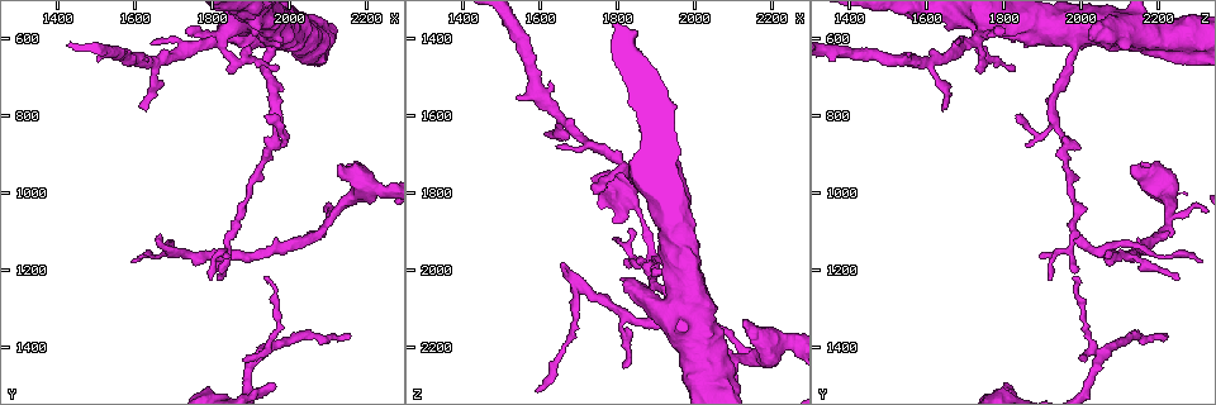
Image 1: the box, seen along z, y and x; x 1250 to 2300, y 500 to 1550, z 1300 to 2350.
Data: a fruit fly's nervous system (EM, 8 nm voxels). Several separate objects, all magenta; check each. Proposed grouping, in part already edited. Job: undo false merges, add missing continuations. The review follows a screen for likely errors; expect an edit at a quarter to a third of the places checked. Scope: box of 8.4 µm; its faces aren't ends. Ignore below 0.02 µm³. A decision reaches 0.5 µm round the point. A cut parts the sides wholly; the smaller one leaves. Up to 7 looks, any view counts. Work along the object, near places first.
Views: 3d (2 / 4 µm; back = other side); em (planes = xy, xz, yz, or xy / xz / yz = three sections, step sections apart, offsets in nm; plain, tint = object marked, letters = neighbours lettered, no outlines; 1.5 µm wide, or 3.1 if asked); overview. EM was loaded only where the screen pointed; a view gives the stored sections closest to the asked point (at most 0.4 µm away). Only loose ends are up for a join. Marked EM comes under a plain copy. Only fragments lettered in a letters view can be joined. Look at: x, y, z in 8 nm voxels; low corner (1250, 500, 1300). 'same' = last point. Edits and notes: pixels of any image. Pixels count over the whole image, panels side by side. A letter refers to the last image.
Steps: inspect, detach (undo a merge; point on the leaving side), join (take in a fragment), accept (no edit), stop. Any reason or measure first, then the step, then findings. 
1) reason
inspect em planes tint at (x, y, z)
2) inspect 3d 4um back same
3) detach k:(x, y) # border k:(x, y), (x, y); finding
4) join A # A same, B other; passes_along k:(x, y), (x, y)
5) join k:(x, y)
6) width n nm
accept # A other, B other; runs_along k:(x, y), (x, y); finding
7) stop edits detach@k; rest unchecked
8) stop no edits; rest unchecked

thick end
inspect em planes letters at (1810, 595, 2020)

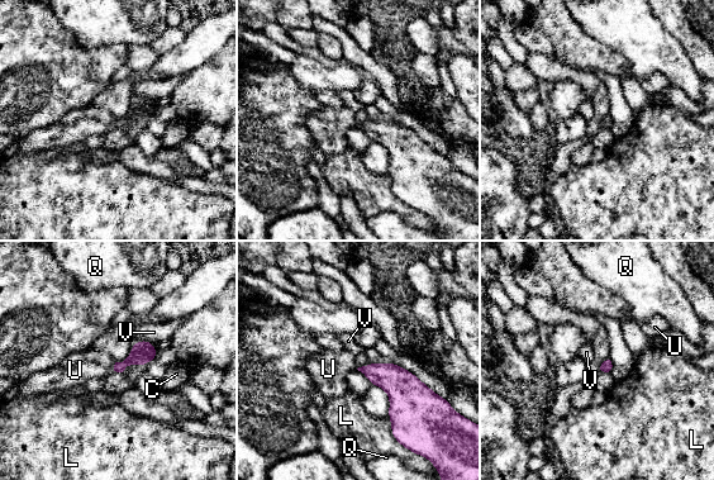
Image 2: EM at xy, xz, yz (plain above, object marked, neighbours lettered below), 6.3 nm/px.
join U # C other, L other, Q other, U same, V other; it goes on there

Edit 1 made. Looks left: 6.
redraw
inspect overview

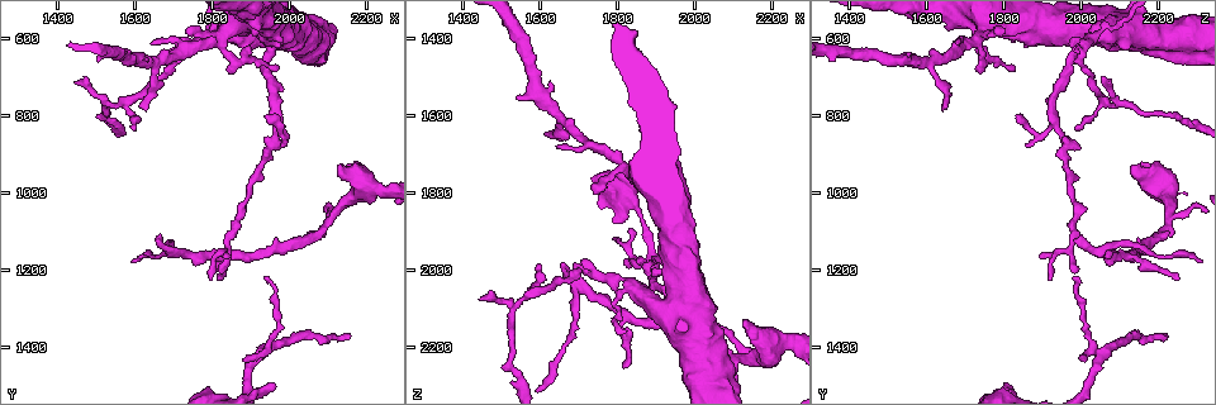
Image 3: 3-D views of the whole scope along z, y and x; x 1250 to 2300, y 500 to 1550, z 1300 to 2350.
inspect em planes letters at (1670, 1115, 2000)

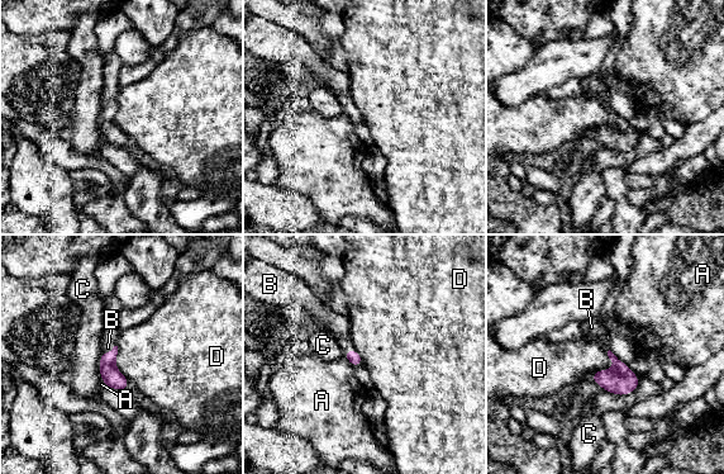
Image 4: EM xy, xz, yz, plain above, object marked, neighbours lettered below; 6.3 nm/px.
join B # A other, B same, C other, D other; passes_along 4:(351, 355), (348, 350), (339, 326); it goes on there

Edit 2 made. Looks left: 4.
see it whole again
inspect overview

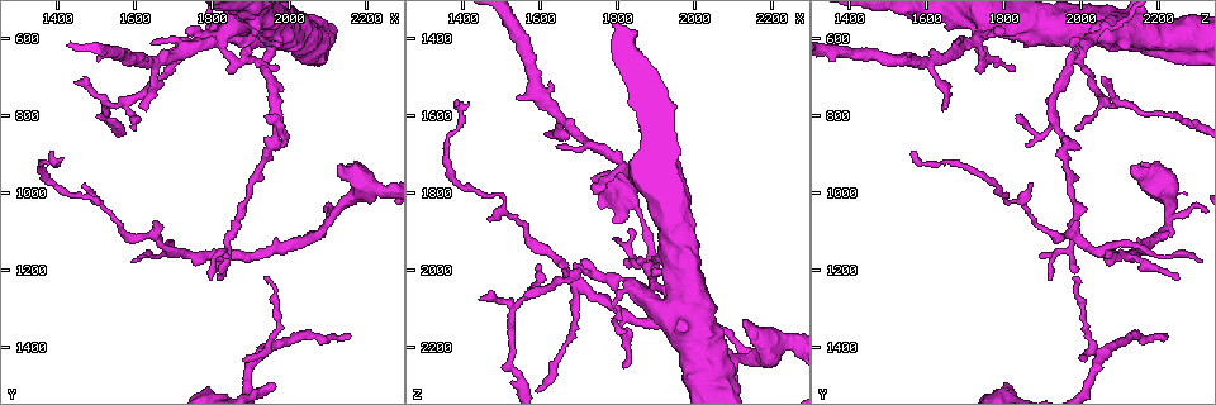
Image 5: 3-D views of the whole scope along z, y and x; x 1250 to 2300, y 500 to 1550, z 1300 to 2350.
an open end
inspect em planes tint at (1595, 830, 1985)

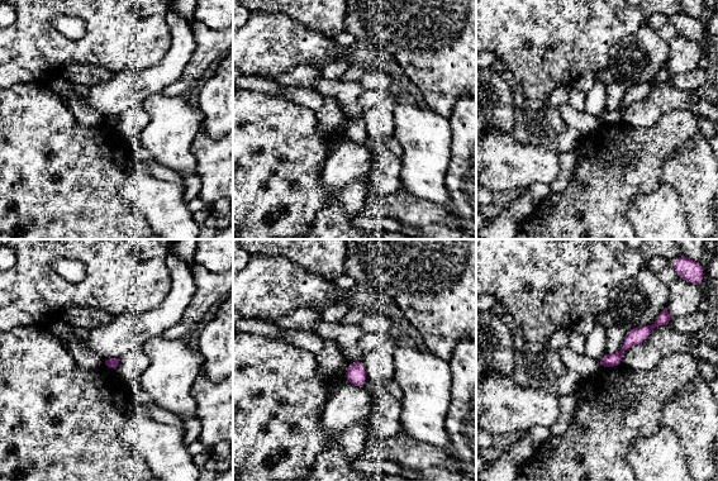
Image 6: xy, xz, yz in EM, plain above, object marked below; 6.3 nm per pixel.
what lies round it
inspect em planes letters same

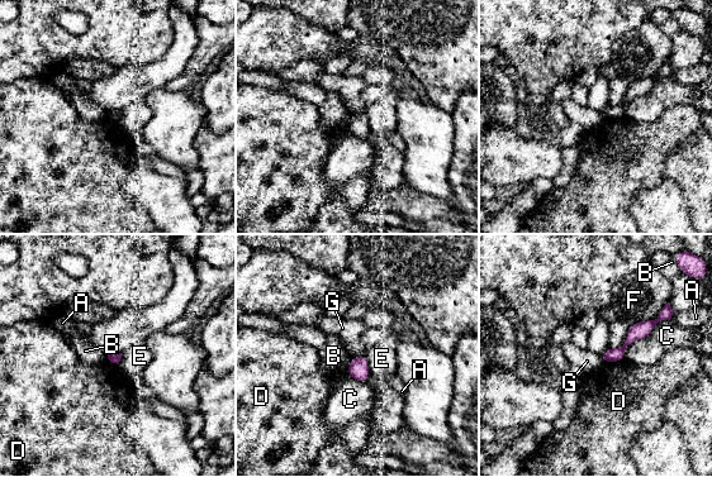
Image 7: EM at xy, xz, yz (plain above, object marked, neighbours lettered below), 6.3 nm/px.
accept # A other, B other, C other, D other, E other, F other, G other; border 7:(598, 356), (602, 362); no lettered fragment goes on from it

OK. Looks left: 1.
stop edits join@2, join@4; rest unchecked

